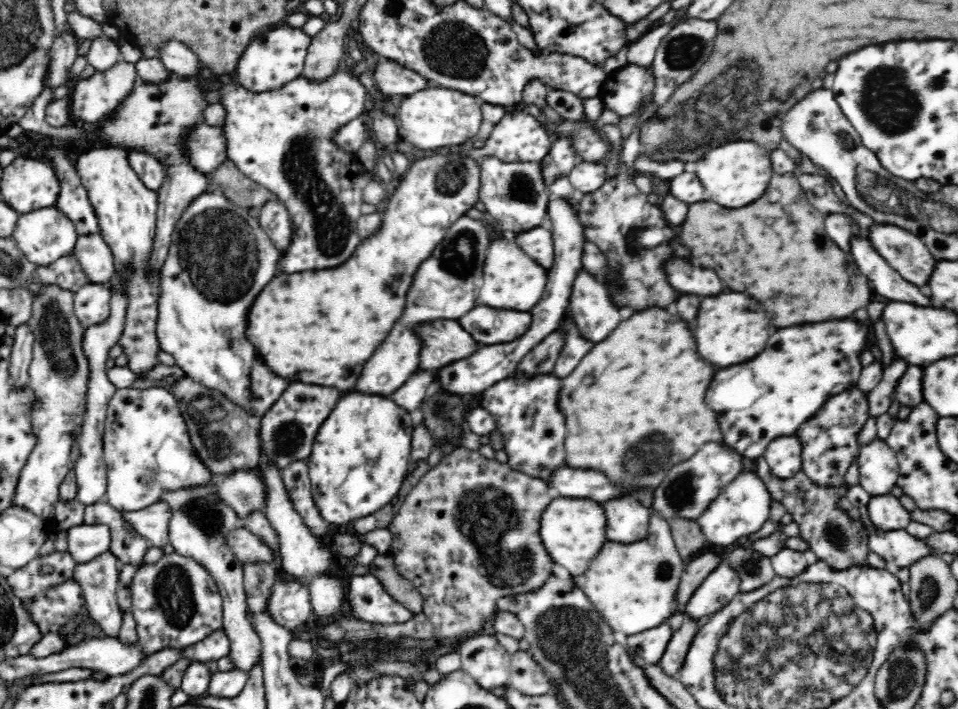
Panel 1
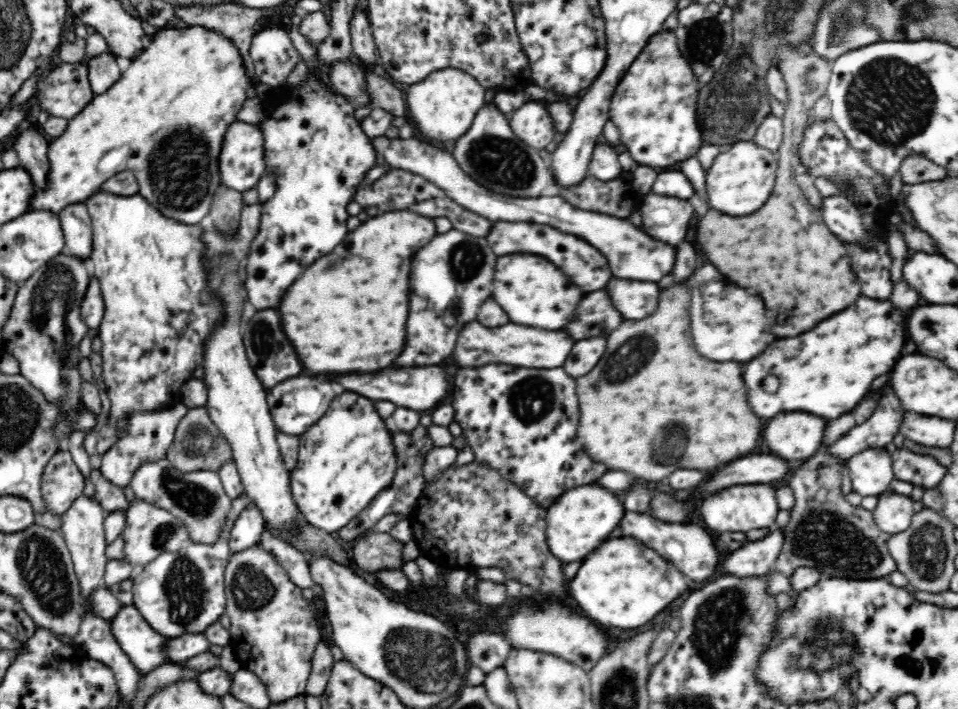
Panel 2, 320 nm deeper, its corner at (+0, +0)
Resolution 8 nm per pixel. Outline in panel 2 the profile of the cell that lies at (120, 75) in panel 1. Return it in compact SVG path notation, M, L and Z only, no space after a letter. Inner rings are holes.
M61 61L51 62L37 77L35 93L38 106L41 111L46 111L48 117L61 117L68 120L82 112L92 99L92 89L88 81L88 69L80 63L68 63Z

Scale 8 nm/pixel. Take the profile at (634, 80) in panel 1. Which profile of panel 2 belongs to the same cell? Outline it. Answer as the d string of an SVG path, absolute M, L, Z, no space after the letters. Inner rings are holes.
M662 30L650 37L648 44L619 81L610 104L610 120L616 124L621 142L635 162L656 170L675 169L680 163L697 154L704 144L697 112L701 86L691 64L682 56L673 31Z

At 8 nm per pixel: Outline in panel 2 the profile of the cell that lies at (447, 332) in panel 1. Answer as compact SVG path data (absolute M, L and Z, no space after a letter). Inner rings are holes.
M470 322L460 332L454 350L454 364L458 366L484 366L486 362L502 362L526 368L560 368L564 366L574 340L566 332L534 330L530 326L504 324L502 328L486 328L478 322Z

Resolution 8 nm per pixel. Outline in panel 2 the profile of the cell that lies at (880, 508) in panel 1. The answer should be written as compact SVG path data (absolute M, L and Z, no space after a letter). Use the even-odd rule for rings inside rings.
M898 493L879 495L877 506L873 510L878 528L889 535L907 531L916 514L912 505L910 496Z

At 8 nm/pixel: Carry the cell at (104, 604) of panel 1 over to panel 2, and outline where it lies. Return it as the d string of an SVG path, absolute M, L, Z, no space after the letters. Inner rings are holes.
M124 605L120 614L111 622L112 634L116 637L118 645L142 675L158 666L187 668L188 661L174 663L174 659L168 657L170 638L156 633L134 605Z

